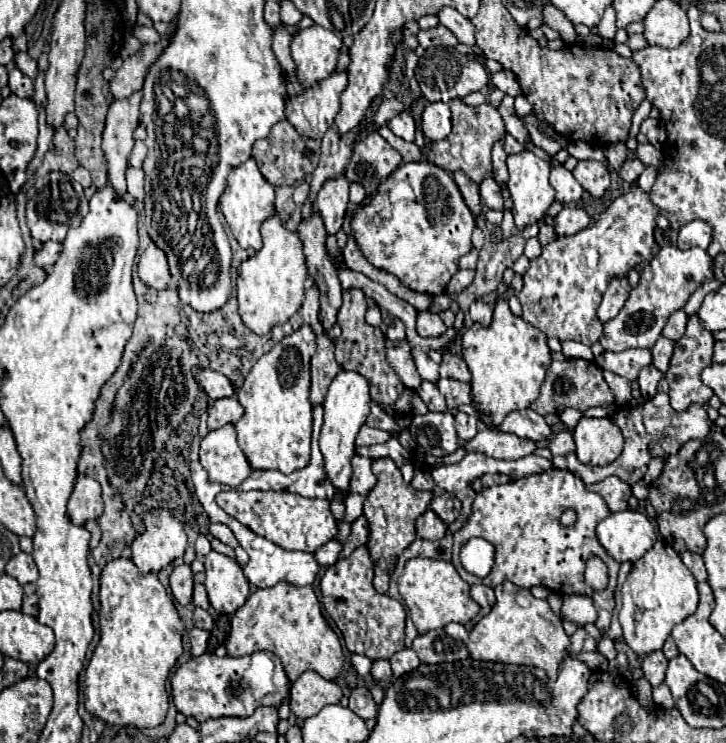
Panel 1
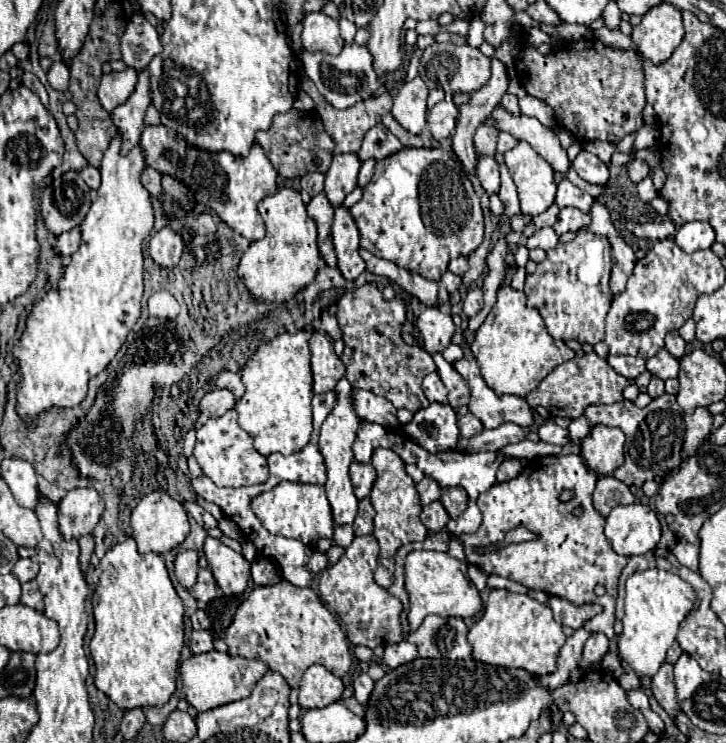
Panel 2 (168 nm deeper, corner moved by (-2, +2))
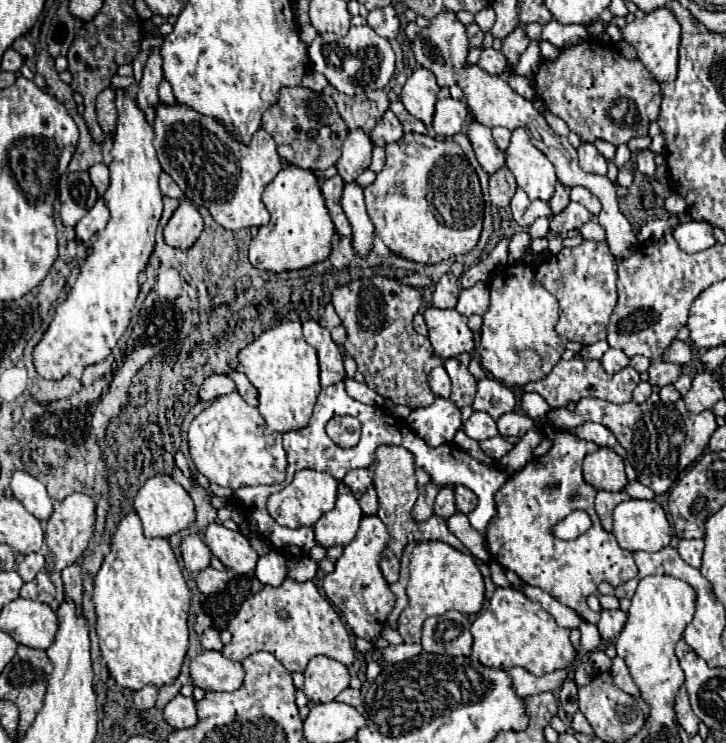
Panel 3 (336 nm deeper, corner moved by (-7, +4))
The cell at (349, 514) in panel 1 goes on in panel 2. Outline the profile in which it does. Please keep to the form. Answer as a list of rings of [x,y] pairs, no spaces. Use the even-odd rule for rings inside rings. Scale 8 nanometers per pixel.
[[[341,525],[341,527],[337,527],[335,529],[335,535],[333,535],[333,543],[335,545],[339,545],[339,547],[349,547],[351,545],[351,541],[353,541],[353,529],[349,527],[349,525]]]

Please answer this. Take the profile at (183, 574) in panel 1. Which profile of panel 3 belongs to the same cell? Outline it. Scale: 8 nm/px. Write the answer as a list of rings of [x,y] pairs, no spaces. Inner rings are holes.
[[[188,535],[182,539],[182,561],[184,561],[184,567],[196,575],[200,573],[202,569],[206,569],[210,565],[210,549],[204,545],[204,541],[200,539],[200,535]]]

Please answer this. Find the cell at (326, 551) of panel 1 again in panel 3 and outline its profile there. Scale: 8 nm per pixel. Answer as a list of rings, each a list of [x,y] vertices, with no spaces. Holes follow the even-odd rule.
[[[300,557],[300,559],[292,559],[288,561],[288,575],[296,581],[308,581],[314,579],[318,571],[318,563],[310,557]]]

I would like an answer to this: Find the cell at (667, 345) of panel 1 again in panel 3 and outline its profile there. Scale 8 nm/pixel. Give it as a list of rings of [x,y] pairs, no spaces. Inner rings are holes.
[[[662,359],[652,361],[652,365],[648,369],[650,383],[660,385],[660,387],[674,383],[680,377],[680,373],[682,373],[680,365],[674,365],[674,363],[668,363],[668,361],[662,361]]]

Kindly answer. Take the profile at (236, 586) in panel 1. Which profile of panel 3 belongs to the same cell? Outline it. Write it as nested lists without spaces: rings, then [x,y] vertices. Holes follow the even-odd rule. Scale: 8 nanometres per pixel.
[[[210,523],[204,533],[204,543],[226,569],[234,571],[234,575],[246,575],[254,571],[258,553],[250,547],[248,539],[240,531],[230,531],[220,523]]]

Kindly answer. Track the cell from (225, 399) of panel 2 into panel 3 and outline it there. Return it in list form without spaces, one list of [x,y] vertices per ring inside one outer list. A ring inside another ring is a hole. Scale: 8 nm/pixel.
[[[212,375],[200,385],[200,399],[212,403],[214,399],[232,393],[236,387],[228,375]]]

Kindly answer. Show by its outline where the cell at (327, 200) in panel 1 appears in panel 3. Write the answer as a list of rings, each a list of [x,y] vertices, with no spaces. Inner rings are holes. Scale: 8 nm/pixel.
[[[362,129],[348,133],[348,137],[342,145],[342,155],[336,163],[338,175],[344,179],[344,183],[356,181],[356,177],[368,169],[372,147],[374,145],[372,145],[370,137]]]

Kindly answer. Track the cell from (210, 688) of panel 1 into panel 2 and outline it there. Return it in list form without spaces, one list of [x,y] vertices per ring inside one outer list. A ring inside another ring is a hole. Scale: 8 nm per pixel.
[[[207,651],[201,655],[193,655],[191,659],[181,663],[181,681],[183,681],[183,695],[197,711],[207,711],[249,695],[257,679],[265,675],[267,667],[261,661],[251,661],[245,657],[231,657],[219,651]]]

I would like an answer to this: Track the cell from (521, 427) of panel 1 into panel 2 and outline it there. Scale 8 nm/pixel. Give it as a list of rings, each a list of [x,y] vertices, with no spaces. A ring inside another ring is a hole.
[[[461,359],[453,367],[465,377],[471,389],[469,411],[487,427],[499,427],[501,423],[517,423],[519,427],[529,427],[533,423],[533,411],[523,397],[503,395],[497,397],[479,373],[479,365],[471,359]]]

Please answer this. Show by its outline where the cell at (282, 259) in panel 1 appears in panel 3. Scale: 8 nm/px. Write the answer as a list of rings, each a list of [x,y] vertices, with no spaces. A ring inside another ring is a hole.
[[[298,167],[282,169],[264,189],[262,201],[270,211],[270,223],[260,227],[250,241],[248,257],[256,269],[264,269],[270,273],[304,269],[324,261],[330,255],[334,225],[324,205],[318,179],[312,171]]]

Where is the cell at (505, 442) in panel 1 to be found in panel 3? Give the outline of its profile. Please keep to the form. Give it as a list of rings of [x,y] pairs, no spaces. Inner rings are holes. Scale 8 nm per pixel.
[[[506,413],[496,421],[496,425],[502,437],[522,437],[528,429],[534,427],[532,419],[520,413]]]

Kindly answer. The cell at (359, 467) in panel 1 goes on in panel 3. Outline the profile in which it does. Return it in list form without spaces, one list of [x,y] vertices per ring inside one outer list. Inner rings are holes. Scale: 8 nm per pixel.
[[[370,467],[366,469],[354,469],[350,473],[346,473],[346,477],[342,479],[350,489],[352,493],[360,499],[362,493],[366,493],[366,489],[372,485],[372,477],[374,477],[374,471]]]

